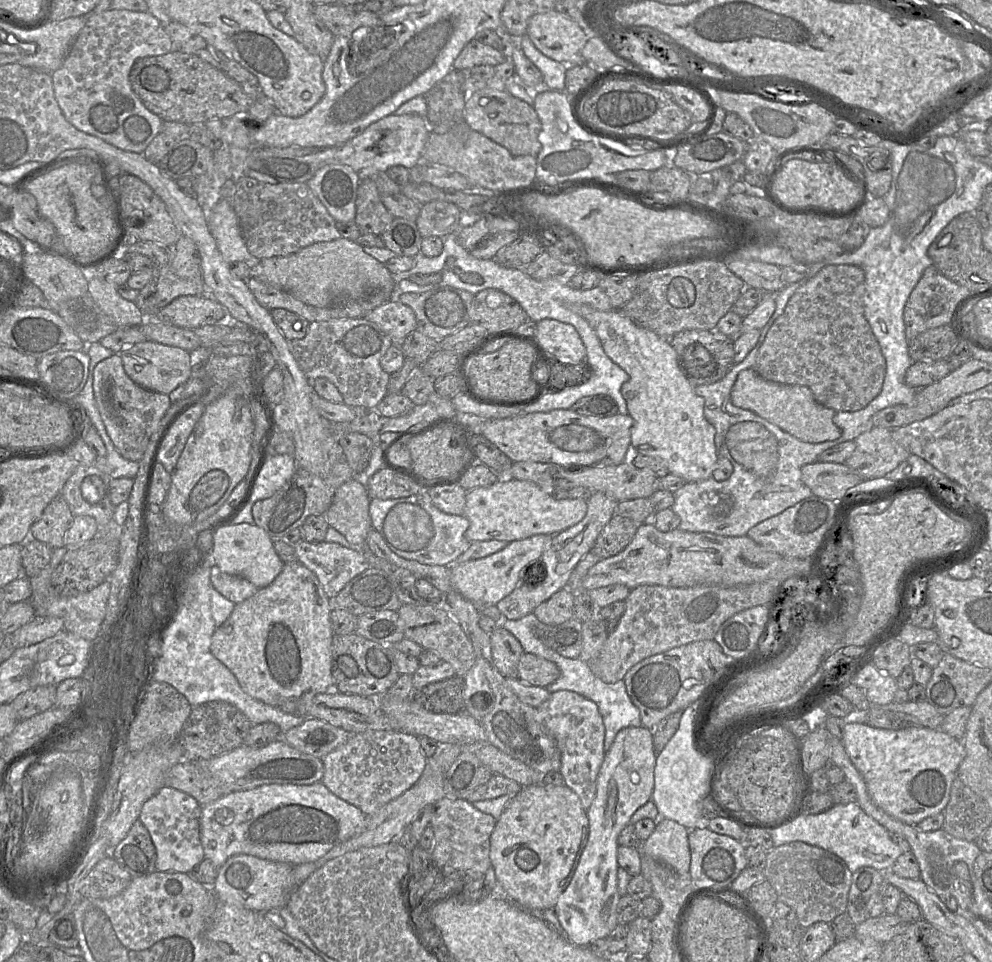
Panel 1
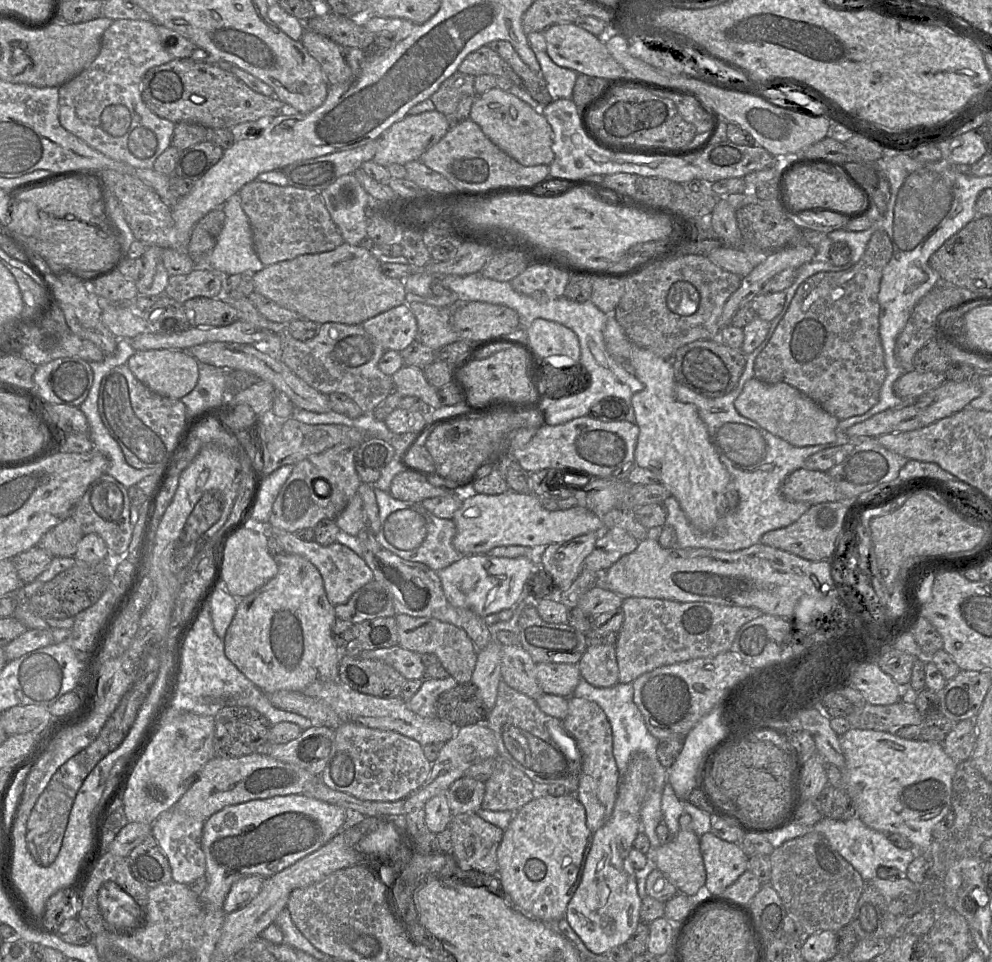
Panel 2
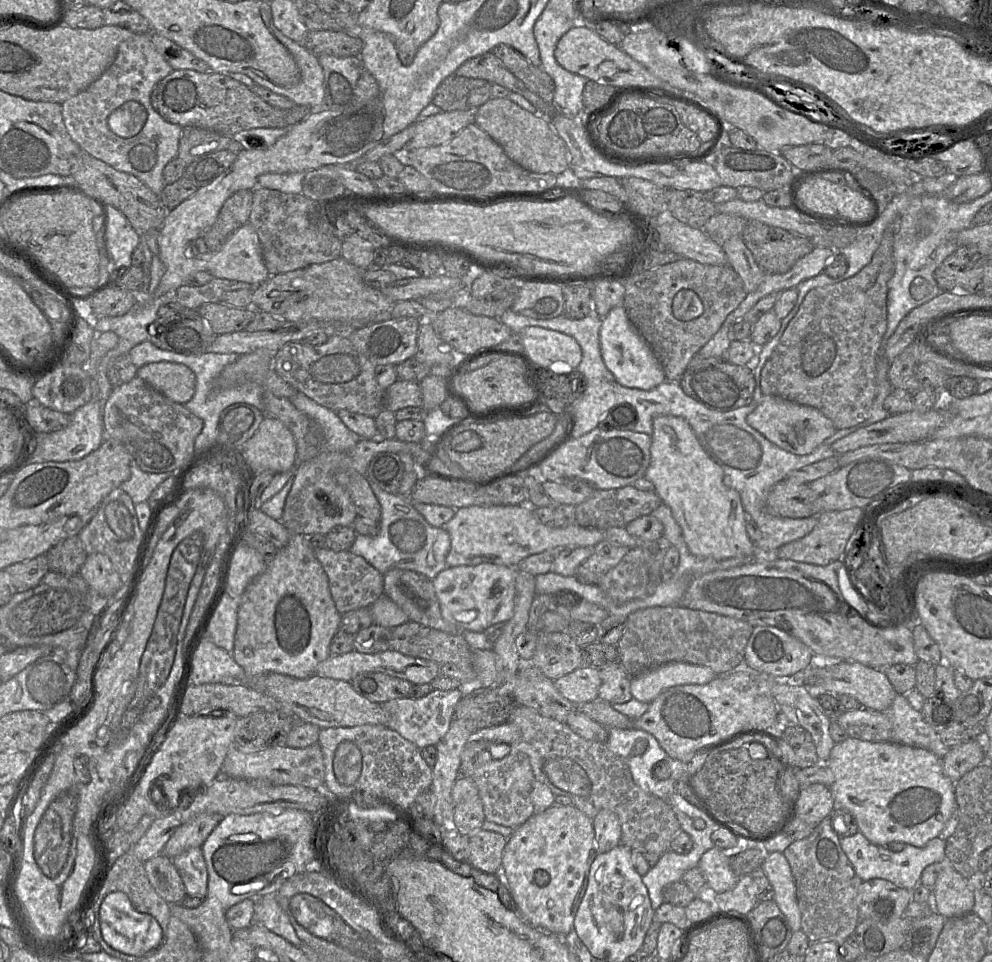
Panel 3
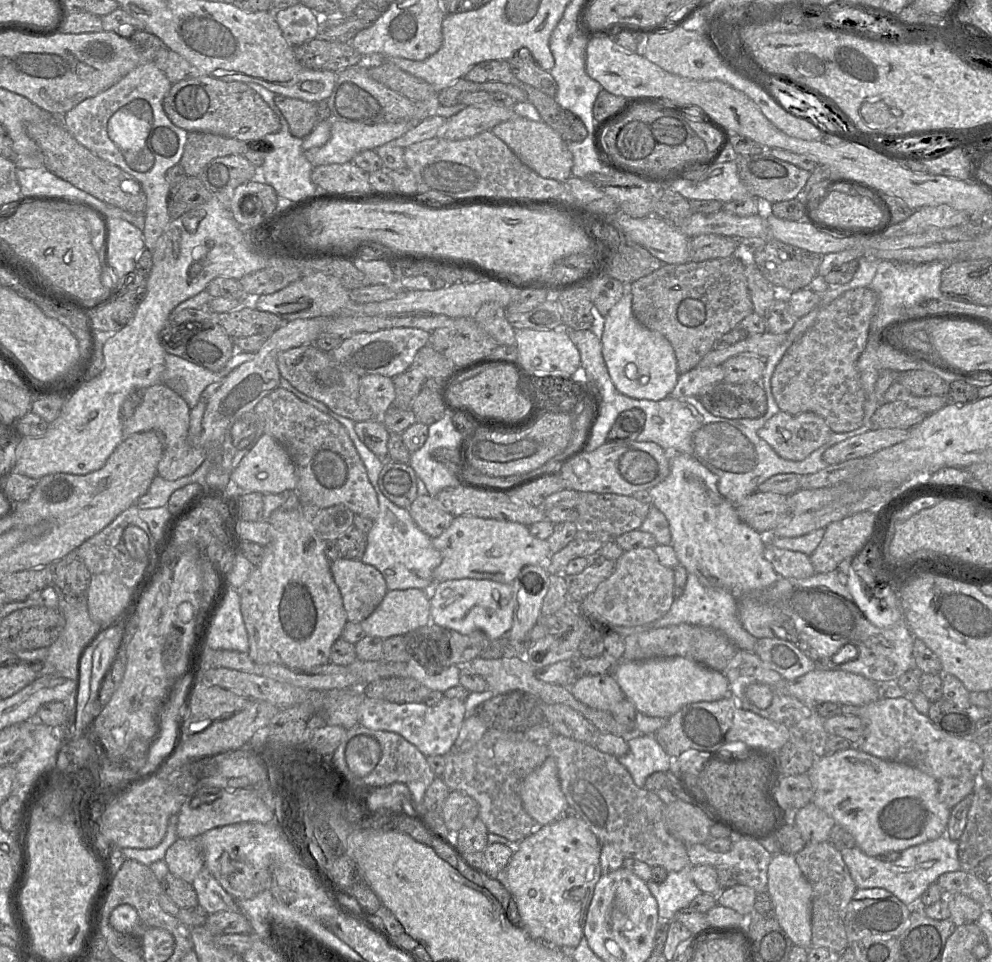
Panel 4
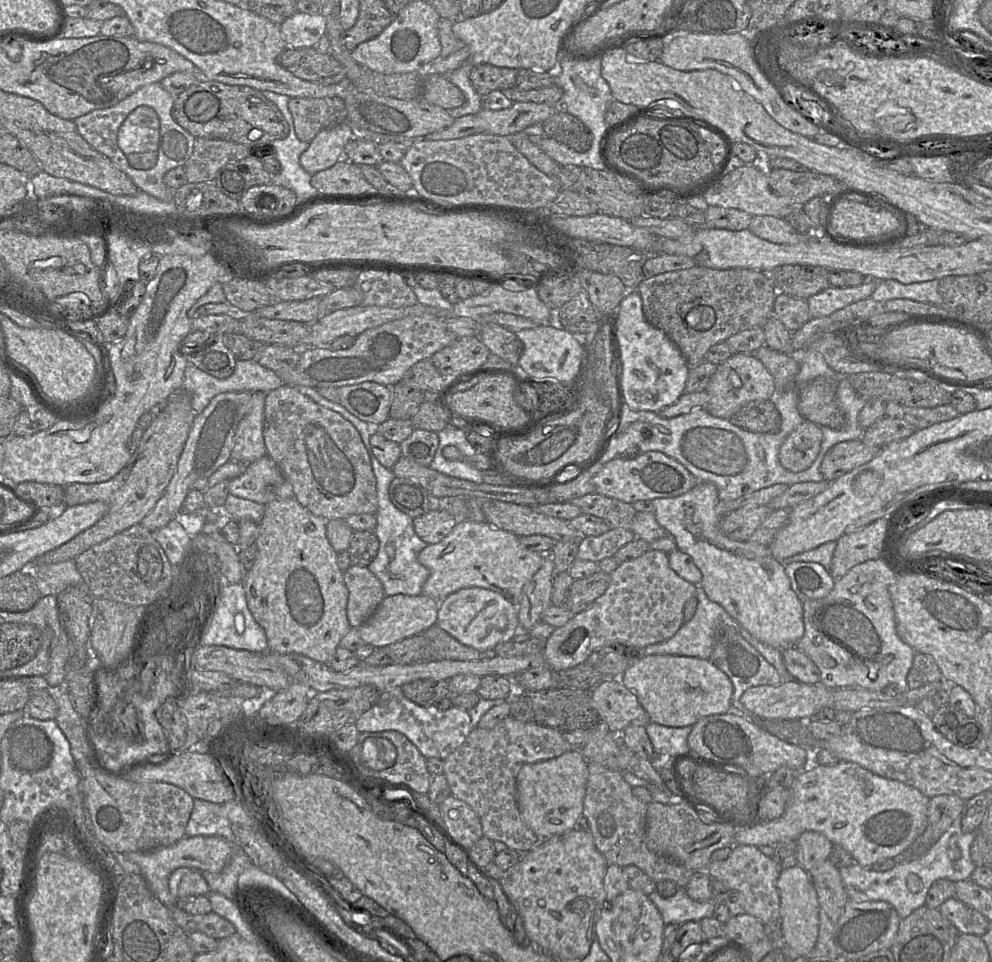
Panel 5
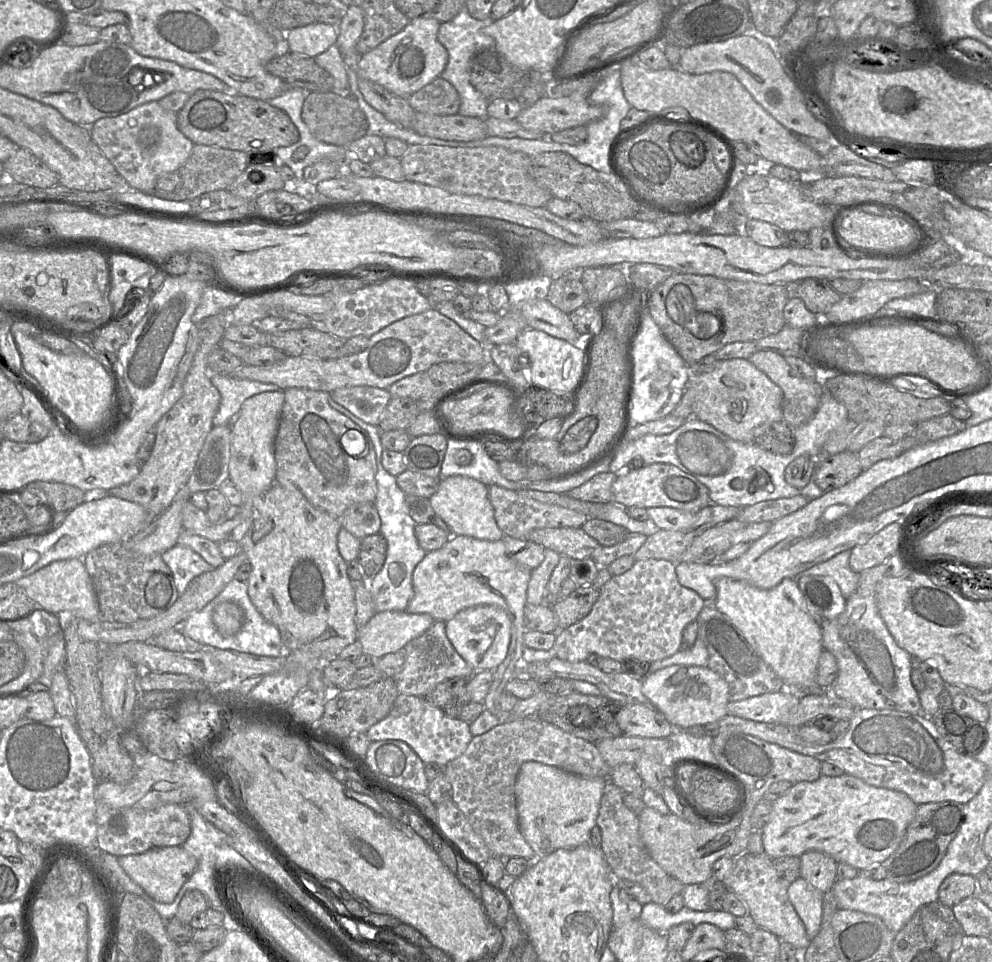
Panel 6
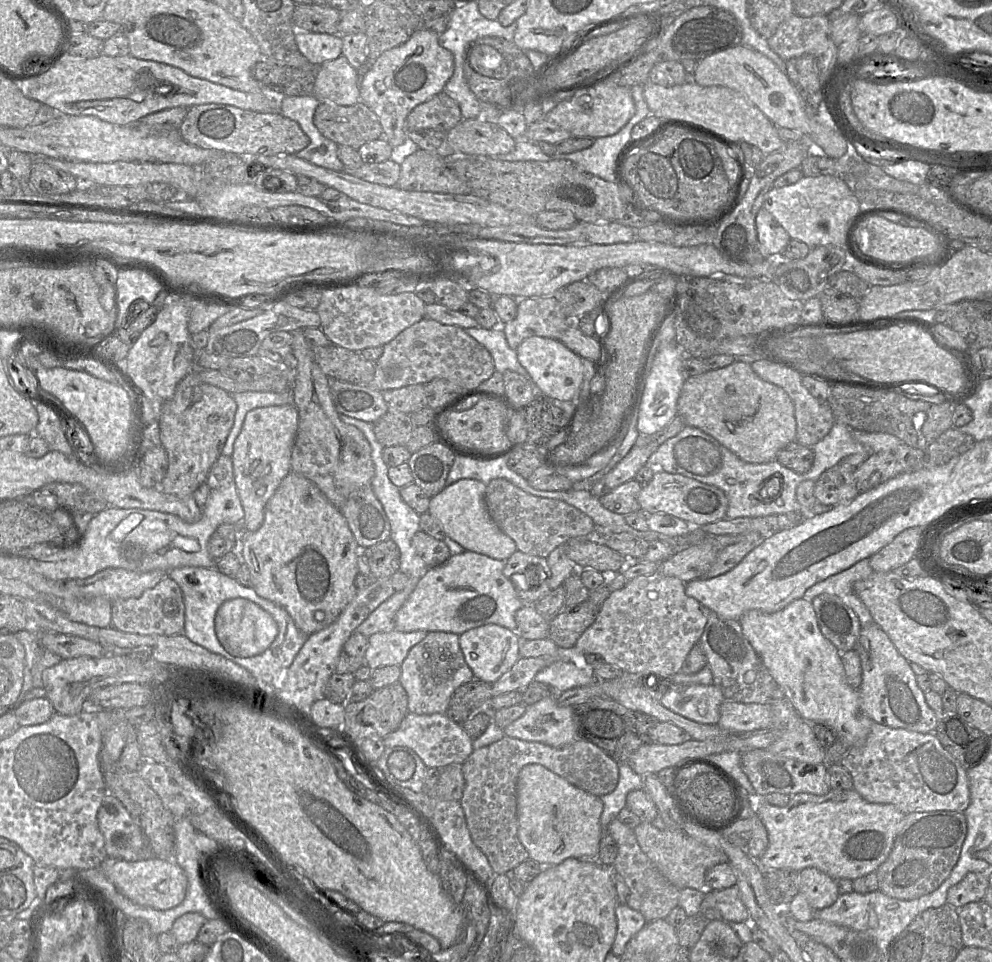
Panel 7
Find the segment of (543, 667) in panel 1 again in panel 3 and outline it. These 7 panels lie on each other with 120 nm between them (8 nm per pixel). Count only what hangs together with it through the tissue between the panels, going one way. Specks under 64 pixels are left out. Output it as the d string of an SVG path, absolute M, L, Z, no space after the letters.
M582 665L554 680L554 685L562 696L574 704L594 701L601 686L599 669Z

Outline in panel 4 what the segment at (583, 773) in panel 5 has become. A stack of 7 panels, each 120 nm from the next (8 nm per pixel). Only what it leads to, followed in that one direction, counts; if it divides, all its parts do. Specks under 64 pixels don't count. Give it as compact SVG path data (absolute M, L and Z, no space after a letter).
M552 756L523 779L520 797L525 811L539 826L552 823L567 812L568 803Z

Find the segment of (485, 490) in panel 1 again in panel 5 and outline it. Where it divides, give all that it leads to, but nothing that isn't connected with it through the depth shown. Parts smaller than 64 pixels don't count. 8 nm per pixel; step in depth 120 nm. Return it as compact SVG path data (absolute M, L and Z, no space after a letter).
M458 520L443 540L437 544L427 545L418 555L419 563L429 570L429 577L422 588L422 594L440 602L459 589L480 587L501 594L517 607L524 585L540 569L544 556L525 548L515 534L493 527L485 520Z

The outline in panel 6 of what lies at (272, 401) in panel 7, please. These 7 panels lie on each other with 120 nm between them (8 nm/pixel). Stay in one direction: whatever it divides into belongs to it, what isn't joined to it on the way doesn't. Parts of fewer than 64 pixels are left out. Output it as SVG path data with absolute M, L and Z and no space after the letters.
M210 373L209 378L221 394L221 401L213 419L214 426L231 425L232 418L238 414L243 402L249 397L263 392L281 391L275 384L237 379L218 373Z

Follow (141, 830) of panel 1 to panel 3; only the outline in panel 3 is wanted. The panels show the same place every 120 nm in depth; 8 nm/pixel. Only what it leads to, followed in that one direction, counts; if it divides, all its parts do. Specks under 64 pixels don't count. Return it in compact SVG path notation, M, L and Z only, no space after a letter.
M160 853L143 864L145 873L155 891L169 904L181 904L187 892L172 859Z

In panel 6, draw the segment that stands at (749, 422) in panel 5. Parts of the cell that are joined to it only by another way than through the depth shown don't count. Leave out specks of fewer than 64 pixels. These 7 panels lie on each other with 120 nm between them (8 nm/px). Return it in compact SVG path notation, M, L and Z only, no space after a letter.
M784 419L762 424L753 431L753 443L777 454L791 454L794 441L794 429Z

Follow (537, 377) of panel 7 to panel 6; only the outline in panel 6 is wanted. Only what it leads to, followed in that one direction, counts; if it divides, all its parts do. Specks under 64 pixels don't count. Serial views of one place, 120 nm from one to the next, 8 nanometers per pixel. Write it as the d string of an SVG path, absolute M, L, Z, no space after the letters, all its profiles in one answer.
M531 327L522 331L515 343L522 355L522 369L534 389L542 388L558 396L573 398L585 374L587 351Z

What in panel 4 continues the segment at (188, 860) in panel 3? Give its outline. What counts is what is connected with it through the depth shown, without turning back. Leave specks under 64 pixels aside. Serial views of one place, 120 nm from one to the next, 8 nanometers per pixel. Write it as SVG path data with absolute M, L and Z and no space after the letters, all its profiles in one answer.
M206 866L195 877L192 886L197 894L198 904L208 914L219 911L242 913L238 901L221 886Z

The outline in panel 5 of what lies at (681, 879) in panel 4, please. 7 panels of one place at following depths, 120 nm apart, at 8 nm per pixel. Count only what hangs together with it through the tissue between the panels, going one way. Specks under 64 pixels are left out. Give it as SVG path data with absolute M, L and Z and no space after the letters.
M679 887L671 897L662 897L657 891L652 892L648 897L659 910L665 925L682 925L688 921L699 922L714 915L715 904L711 900L704 902L693 900L684 887Z

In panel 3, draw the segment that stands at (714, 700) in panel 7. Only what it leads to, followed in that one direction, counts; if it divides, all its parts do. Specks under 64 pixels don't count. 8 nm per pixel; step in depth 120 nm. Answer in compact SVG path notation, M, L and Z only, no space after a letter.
M668 662L635 677L630 677L632 697L651 703L664 690L688 684L707 684L717 674L705 666L686 662Z

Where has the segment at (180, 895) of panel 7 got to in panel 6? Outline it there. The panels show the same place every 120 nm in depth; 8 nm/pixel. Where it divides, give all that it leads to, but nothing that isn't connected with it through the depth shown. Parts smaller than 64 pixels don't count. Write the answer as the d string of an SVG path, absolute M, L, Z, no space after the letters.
M182 846L152 848L140 854L120 856L118 861L126 874L159 903L173 902L184 883L198 868L197 859Z

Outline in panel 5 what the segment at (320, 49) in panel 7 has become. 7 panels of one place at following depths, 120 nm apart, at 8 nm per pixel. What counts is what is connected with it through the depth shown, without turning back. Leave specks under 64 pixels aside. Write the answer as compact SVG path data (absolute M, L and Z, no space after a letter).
M296 11L280 24L280 31L287 47L315 47L326 34L326 19L321 14L306 14Z

